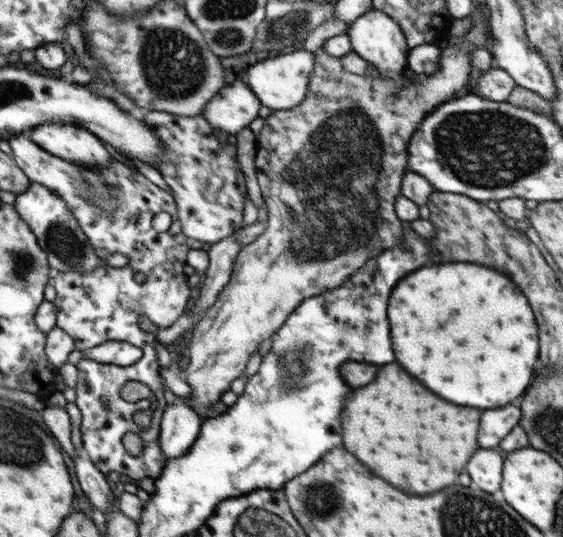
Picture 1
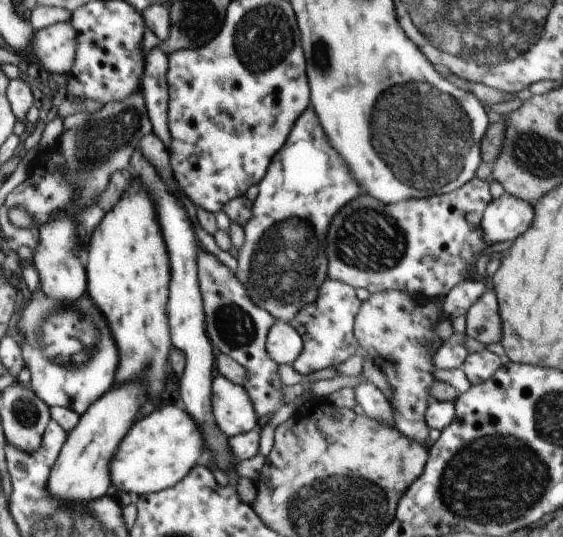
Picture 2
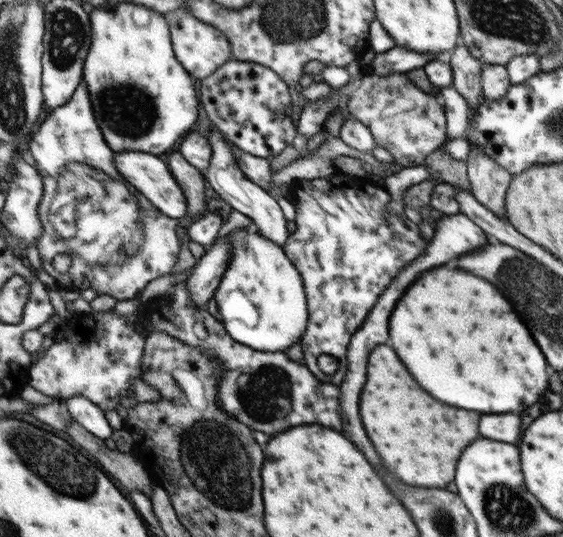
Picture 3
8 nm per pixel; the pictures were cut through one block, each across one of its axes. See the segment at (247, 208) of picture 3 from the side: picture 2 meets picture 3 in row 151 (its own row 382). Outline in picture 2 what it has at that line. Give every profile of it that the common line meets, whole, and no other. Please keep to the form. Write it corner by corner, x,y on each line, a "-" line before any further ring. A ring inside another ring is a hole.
216,376
211,383
211,404
213,416
218,429
228,438
258,429
258,418
256,417
252,402
242,385
236,385
224,376

